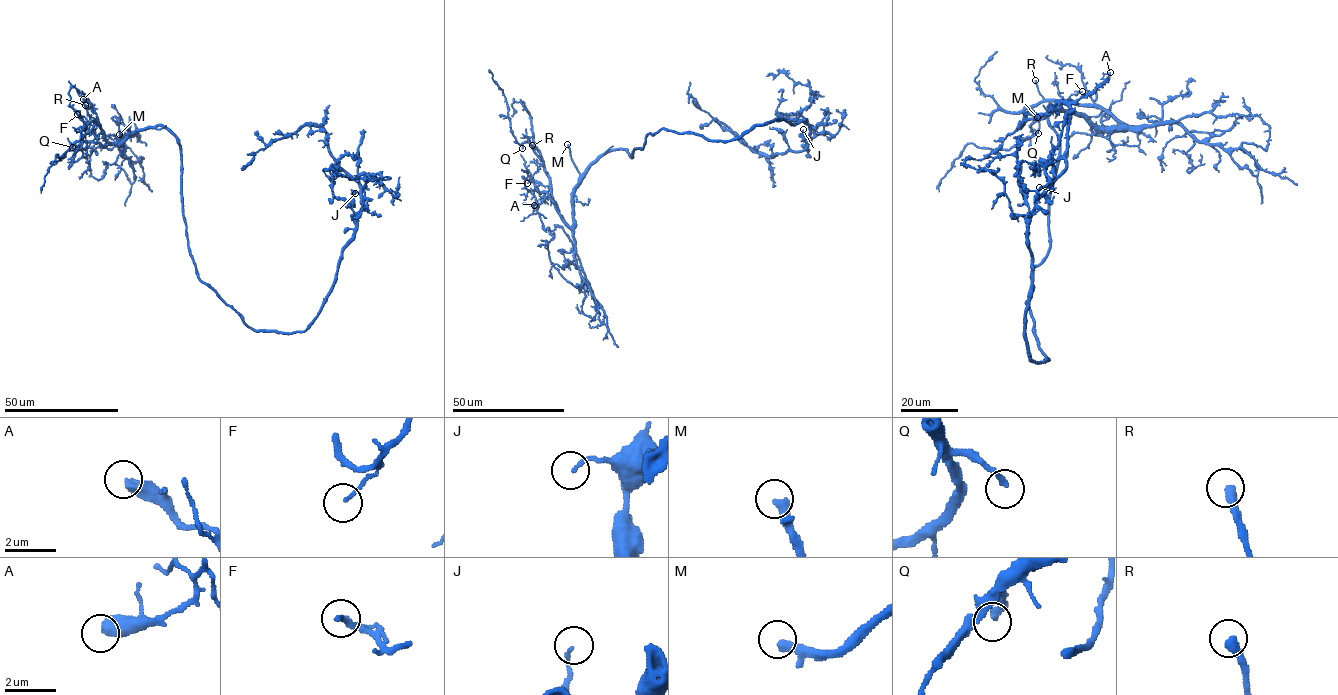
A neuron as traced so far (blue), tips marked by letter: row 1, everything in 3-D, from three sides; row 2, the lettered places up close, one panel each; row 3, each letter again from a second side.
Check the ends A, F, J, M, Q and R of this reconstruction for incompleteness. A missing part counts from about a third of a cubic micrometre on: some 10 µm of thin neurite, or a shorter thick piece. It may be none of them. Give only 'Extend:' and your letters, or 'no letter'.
Extend: M

